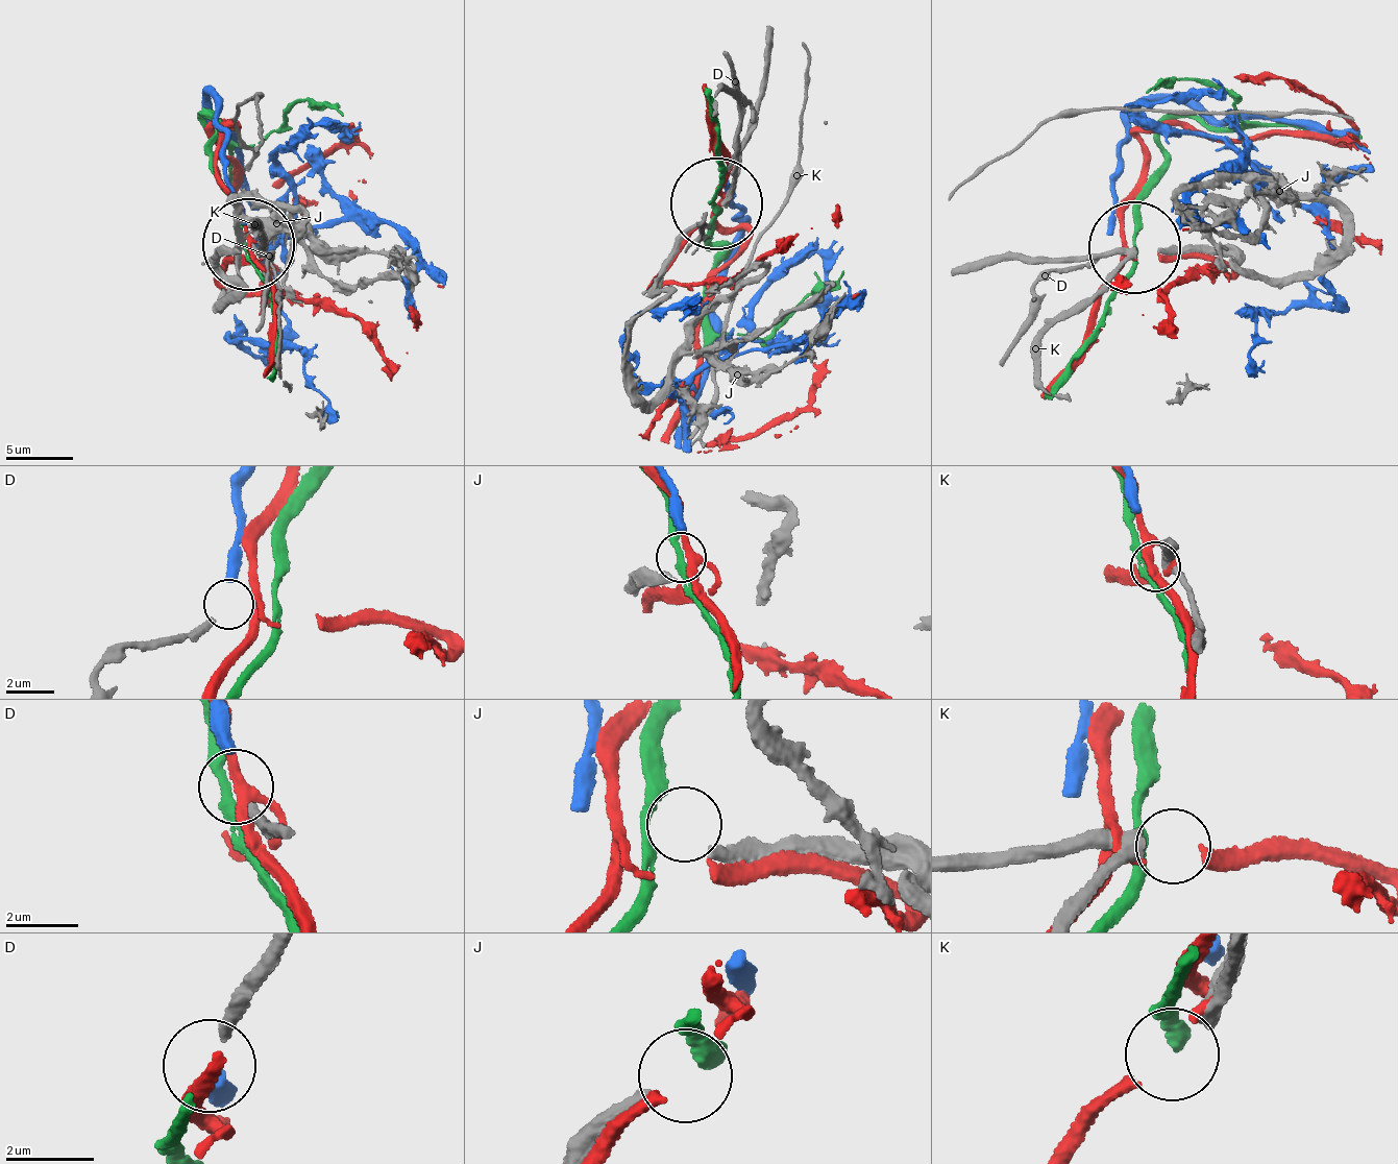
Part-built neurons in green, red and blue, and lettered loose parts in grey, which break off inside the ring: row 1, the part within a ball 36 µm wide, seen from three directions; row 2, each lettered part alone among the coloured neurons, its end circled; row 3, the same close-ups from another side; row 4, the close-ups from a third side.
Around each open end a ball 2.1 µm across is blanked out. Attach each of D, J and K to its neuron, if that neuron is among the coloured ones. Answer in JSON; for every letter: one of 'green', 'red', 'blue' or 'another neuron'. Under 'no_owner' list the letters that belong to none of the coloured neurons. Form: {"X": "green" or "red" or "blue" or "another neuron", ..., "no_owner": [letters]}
{"D": "blue", "J": "green", "K": "another neuron", "no_owner": ["K"]}

